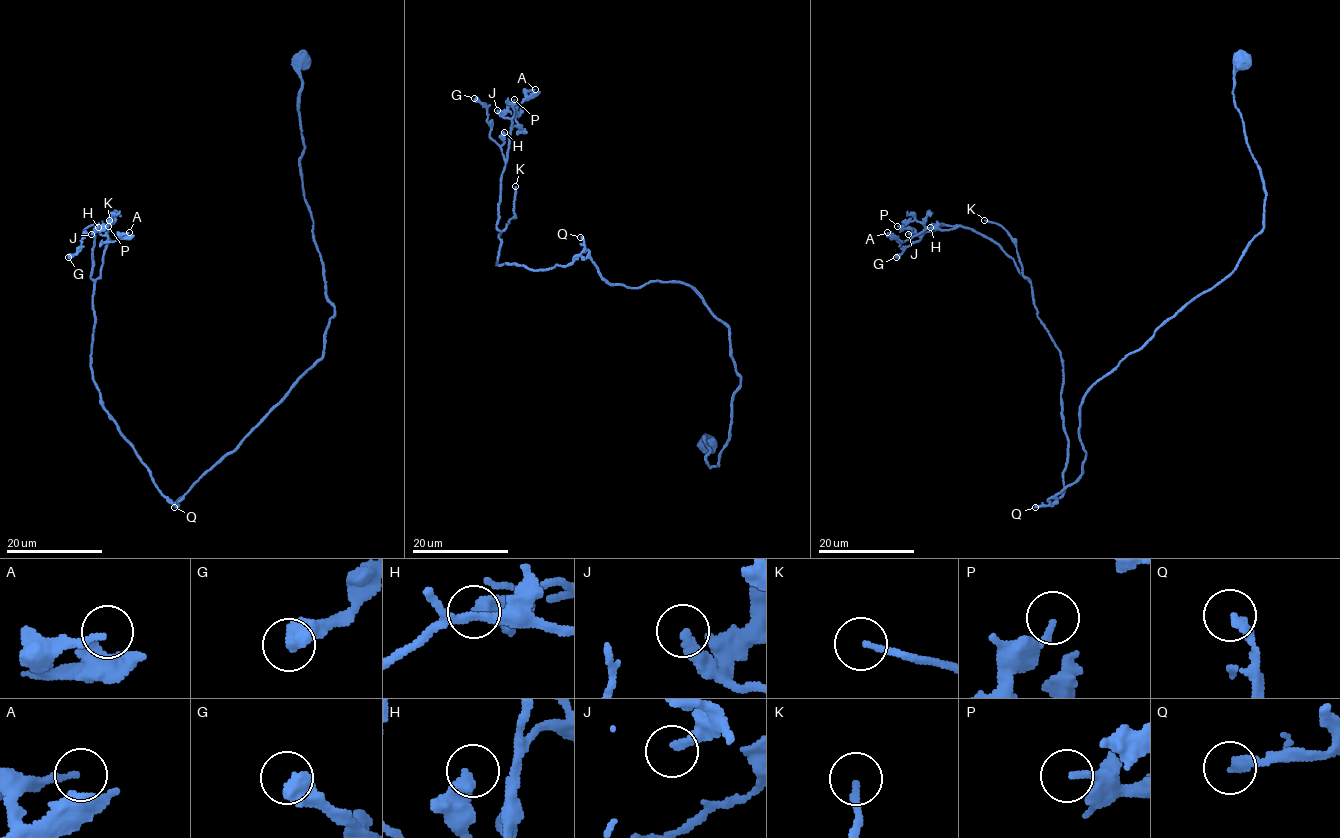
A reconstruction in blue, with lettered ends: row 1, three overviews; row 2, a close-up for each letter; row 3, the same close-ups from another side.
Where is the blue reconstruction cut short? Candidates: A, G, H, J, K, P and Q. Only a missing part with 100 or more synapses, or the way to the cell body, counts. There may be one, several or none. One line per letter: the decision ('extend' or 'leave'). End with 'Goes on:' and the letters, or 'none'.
A: leave
G: leave
H: leave
J: leave
K: extend
P: leave
Q: extend
Goes on: K, Q

